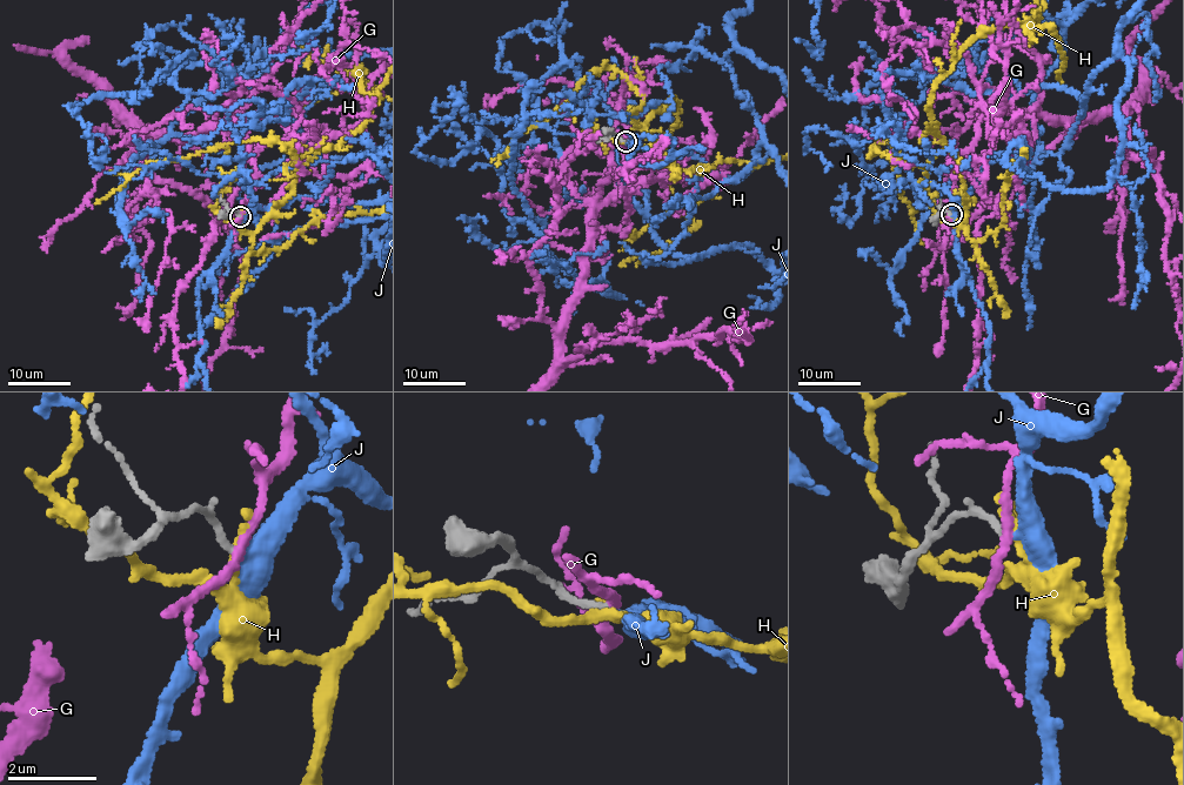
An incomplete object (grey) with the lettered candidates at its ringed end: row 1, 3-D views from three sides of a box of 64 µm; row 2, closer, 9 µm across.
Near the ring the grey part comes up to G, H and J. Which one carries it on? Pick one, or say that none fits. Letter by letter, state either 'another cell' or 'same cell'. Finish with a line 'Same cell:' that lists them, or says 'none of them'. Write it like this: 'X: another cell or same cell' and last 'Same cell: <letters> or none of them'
G: another cell
H: another cell
J: same cell
Same cell: J

